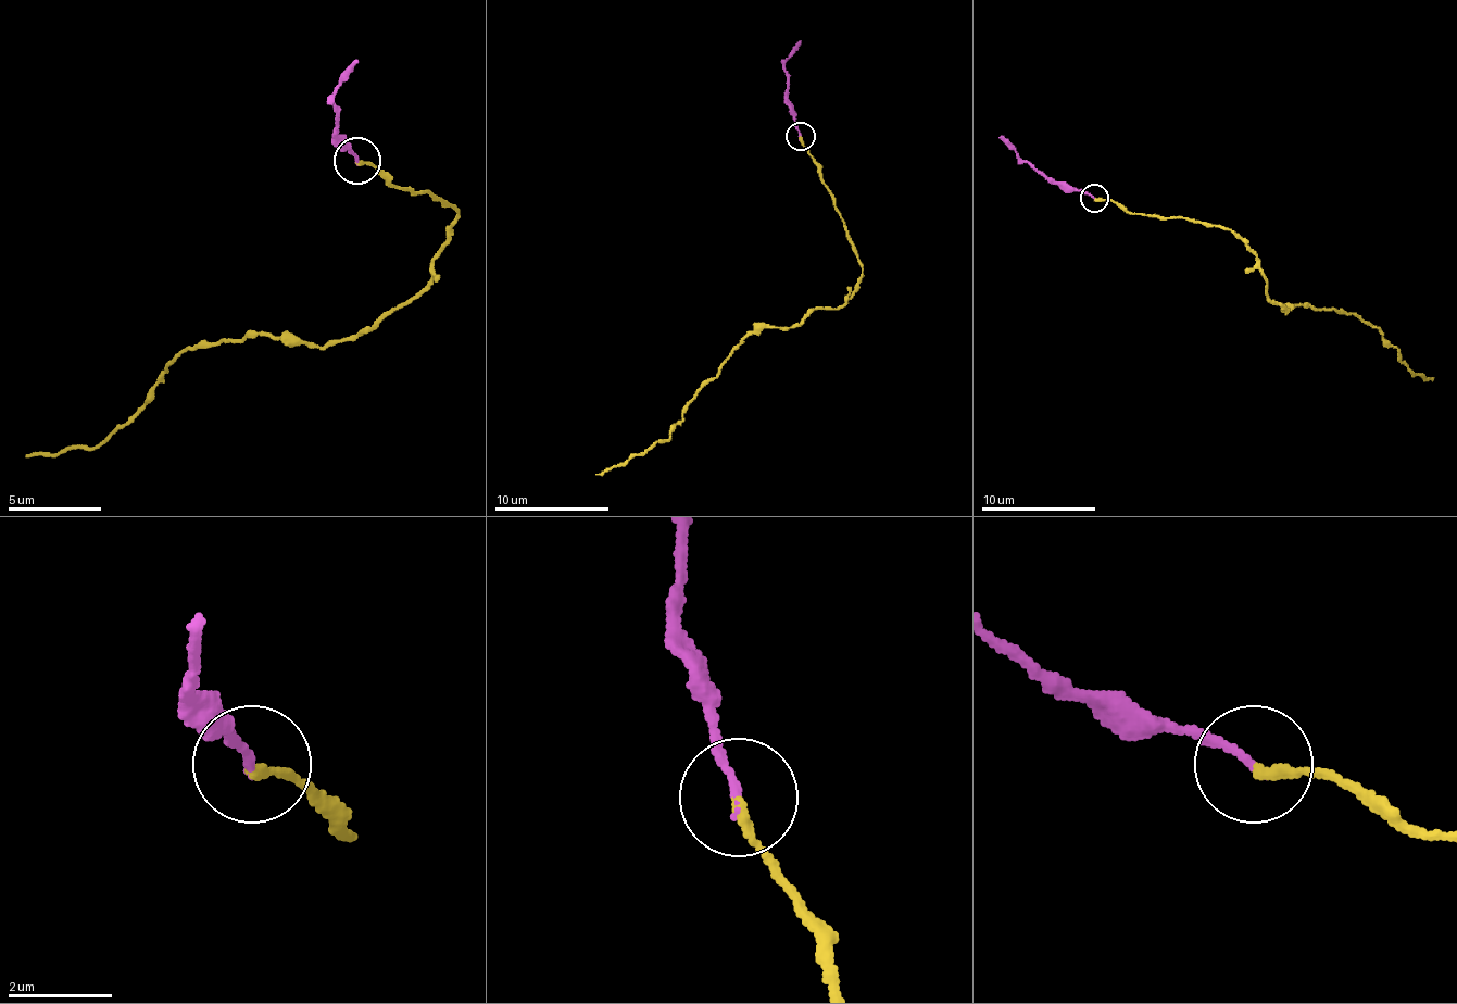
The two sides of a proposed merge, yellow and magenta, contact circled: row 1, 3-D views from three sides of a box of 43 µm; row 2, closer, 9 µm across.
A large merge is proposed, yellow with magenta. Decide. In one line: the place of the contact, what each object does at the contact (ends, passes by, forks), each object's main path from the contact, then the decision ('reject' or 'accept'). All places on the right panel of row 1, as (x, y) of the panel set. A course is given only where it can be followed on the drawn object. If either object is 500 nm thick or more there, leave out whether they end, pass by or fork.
(1094, 198) | yellow ends | magenta ends | yellow via (1093, 199), (1226, 227), (1286, 311), (1355, 313), (1412, 374), (1433, 379) | magenta via (1093, 199), (1047, 182), (999, 138) | accept

